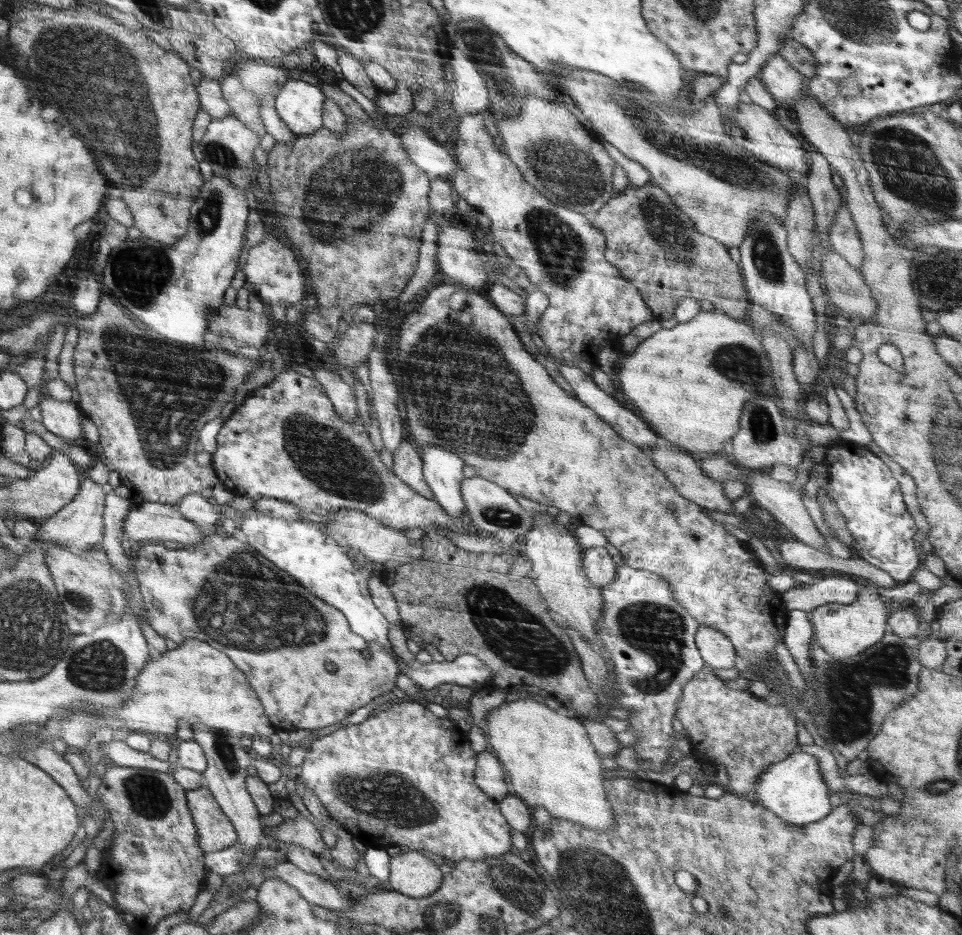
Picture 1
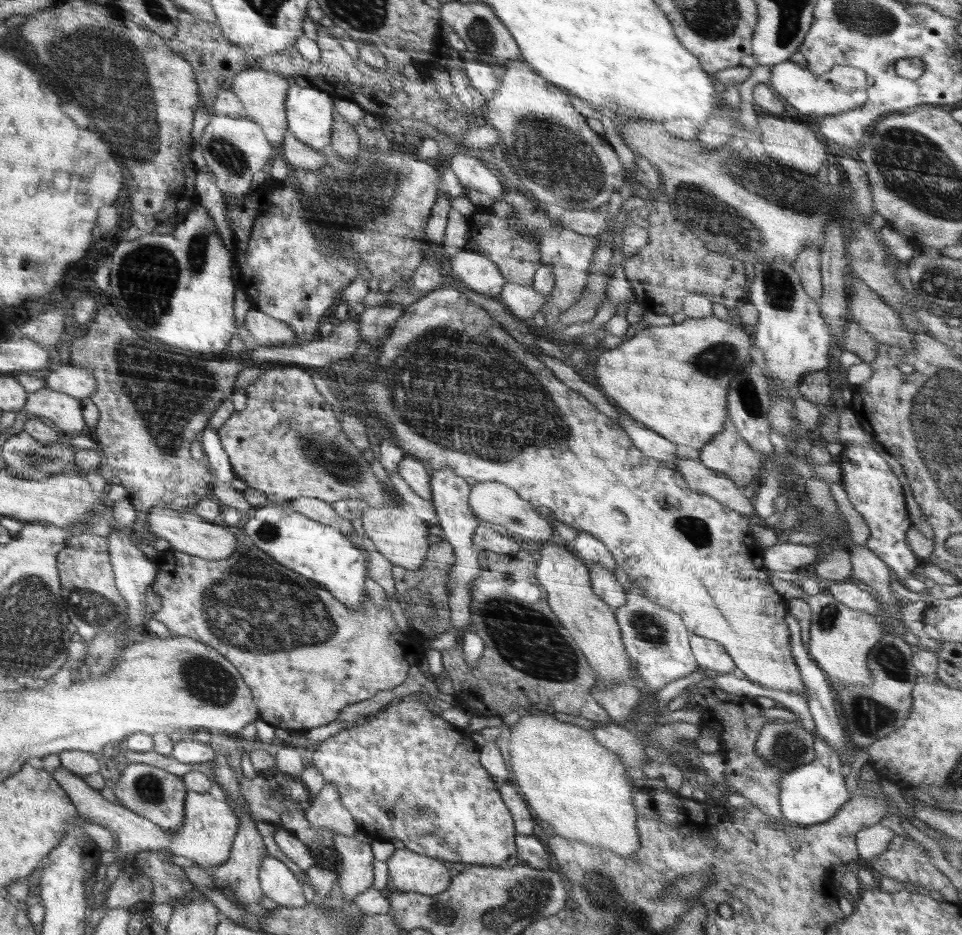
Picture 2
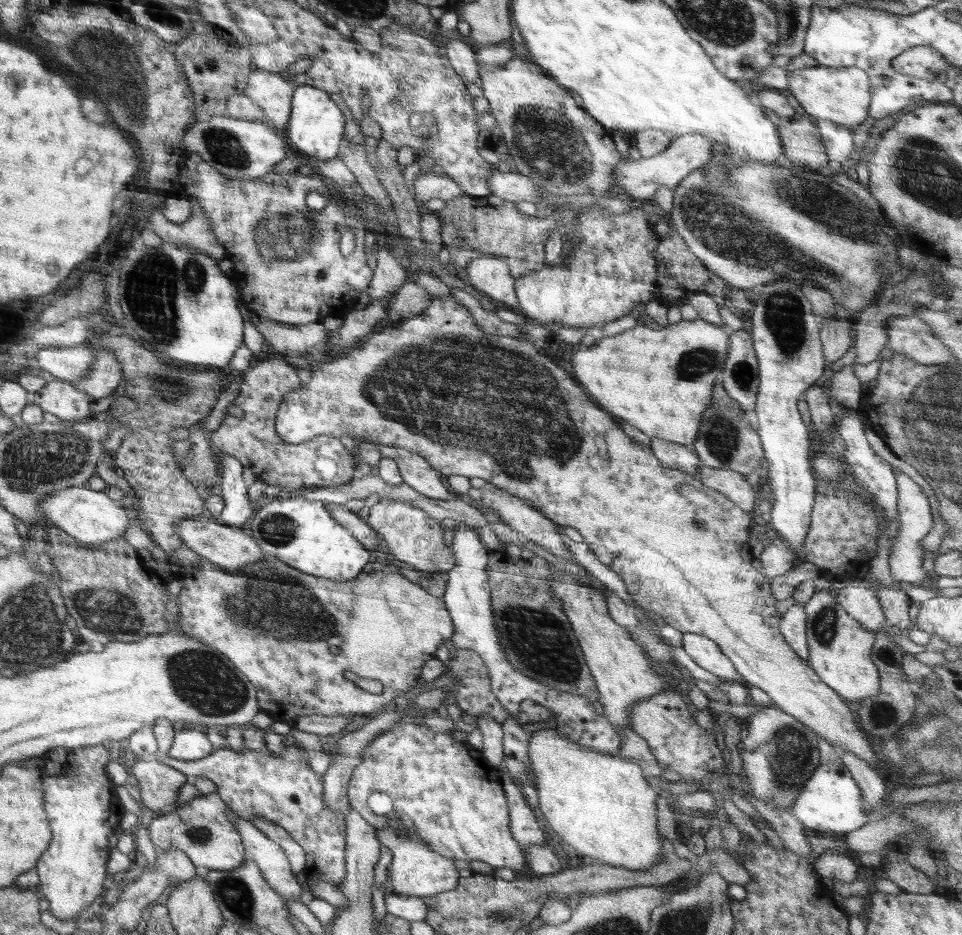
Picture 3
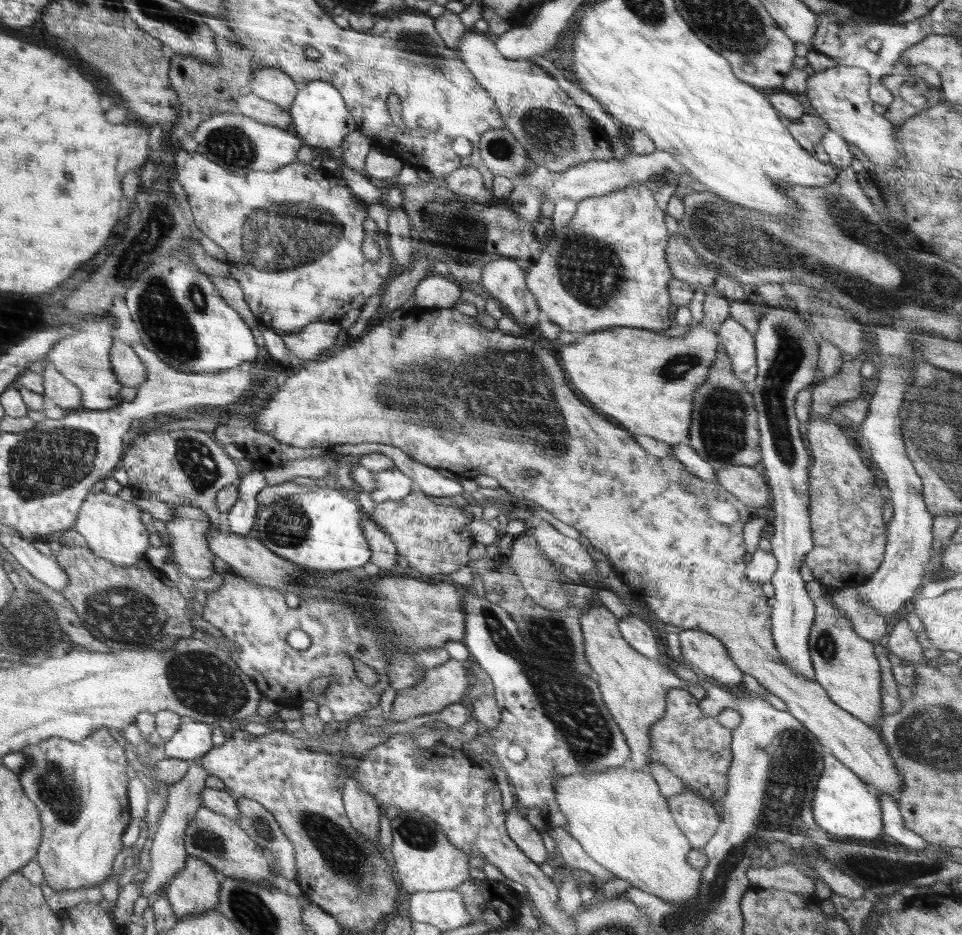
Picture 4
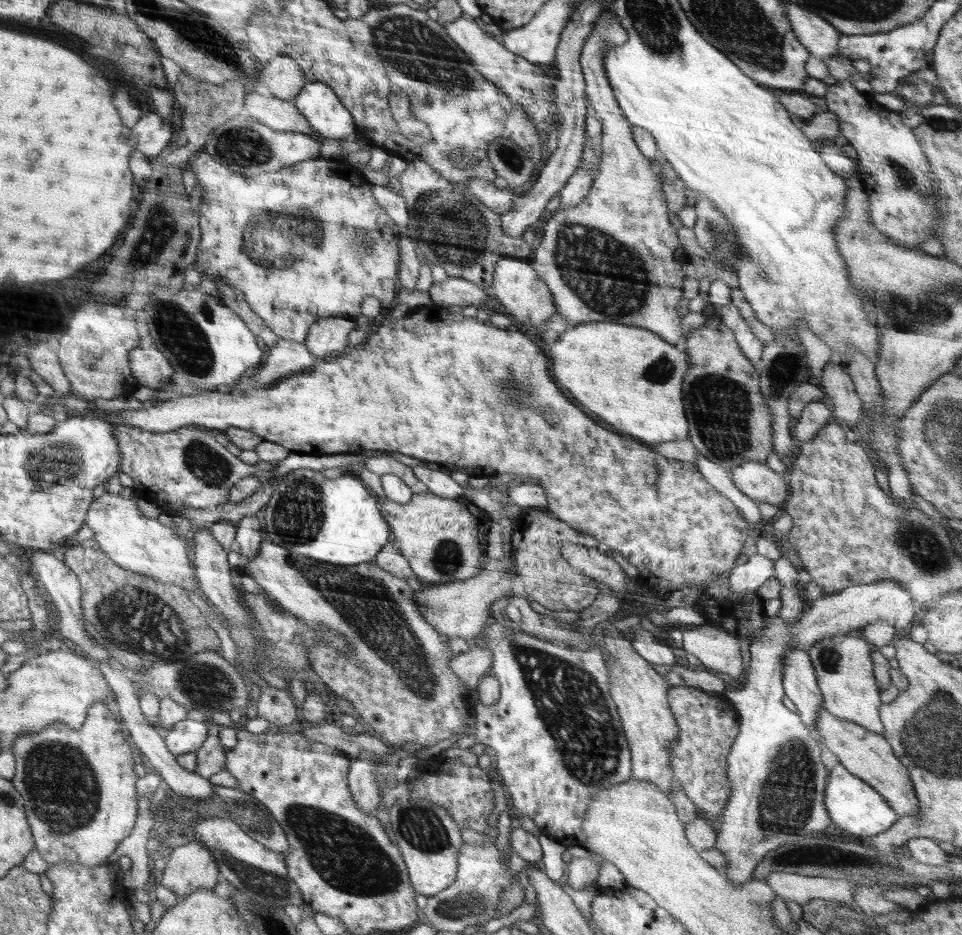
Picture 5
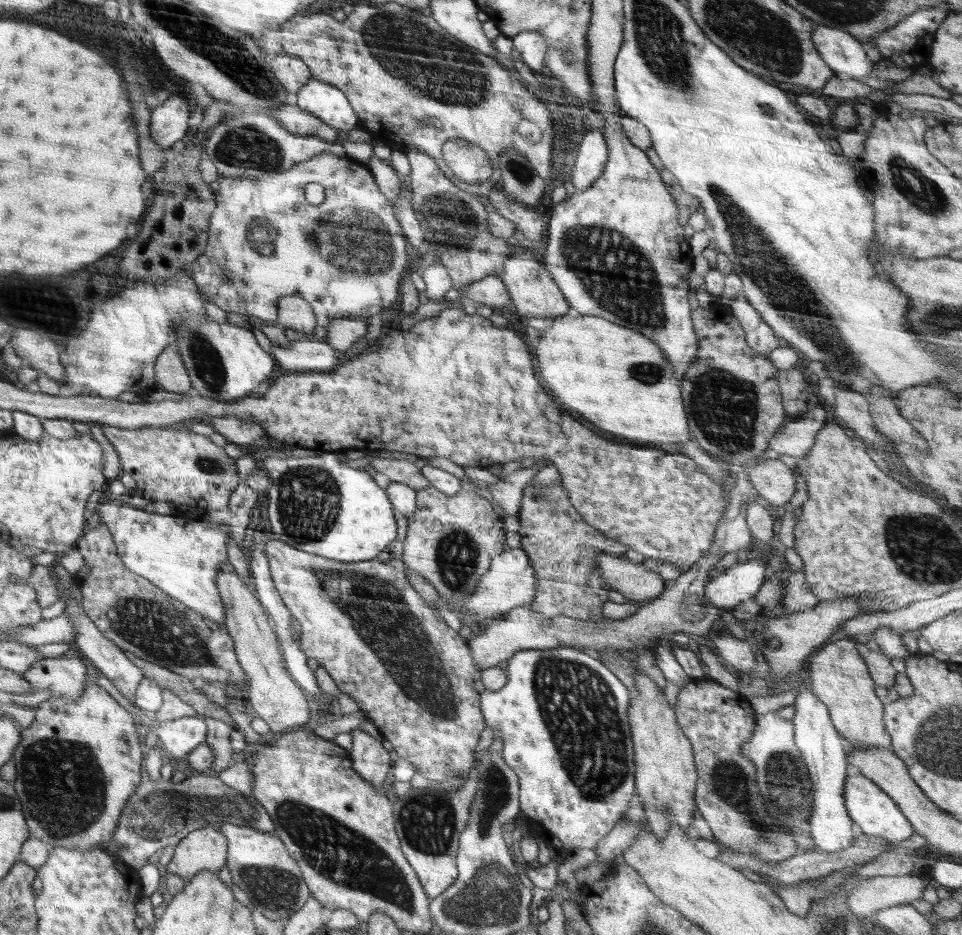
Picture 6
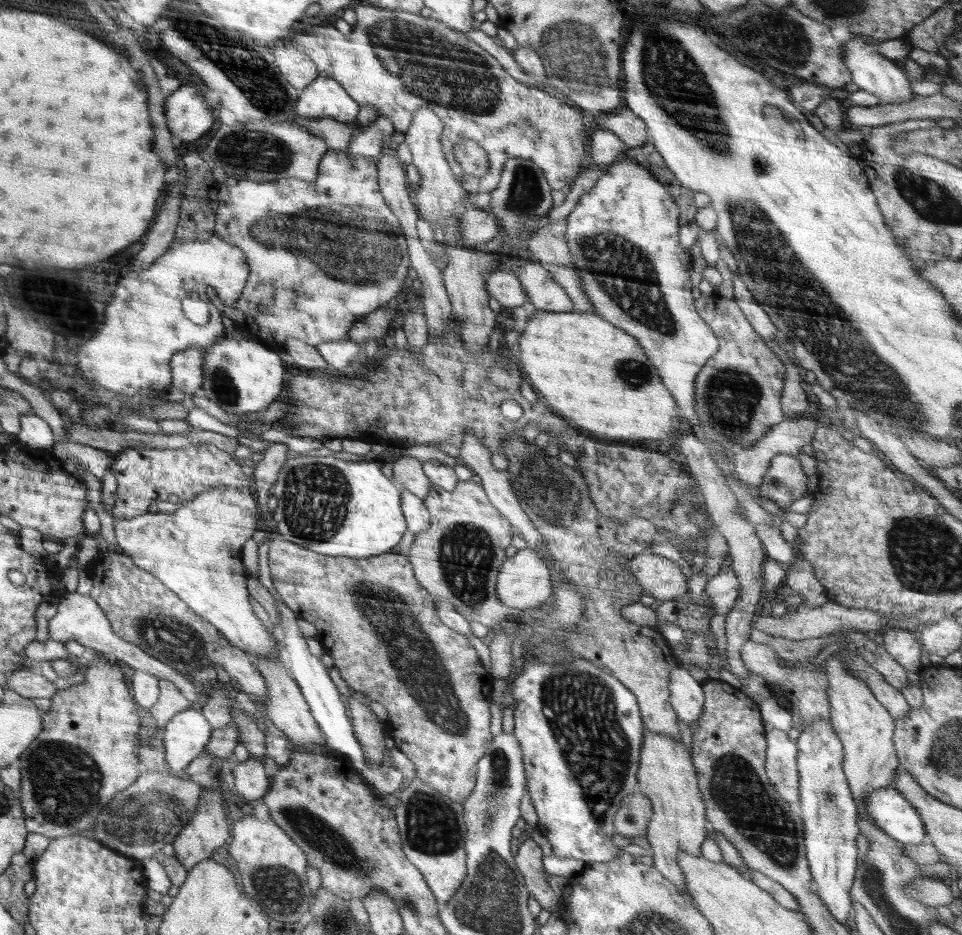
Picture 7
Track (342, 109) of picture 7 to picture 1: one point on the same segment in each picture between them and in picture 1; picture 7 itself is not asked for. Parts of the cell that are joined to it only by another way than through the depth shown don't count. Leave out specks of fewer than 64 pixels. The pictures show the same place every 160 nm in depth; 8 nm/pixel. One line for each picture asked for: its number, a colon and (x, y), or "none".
1: (300, 105)
2: (310, 111)
3: (317, 124)
4: (321, 119)
5: (322, 107)
6: (318, 98)

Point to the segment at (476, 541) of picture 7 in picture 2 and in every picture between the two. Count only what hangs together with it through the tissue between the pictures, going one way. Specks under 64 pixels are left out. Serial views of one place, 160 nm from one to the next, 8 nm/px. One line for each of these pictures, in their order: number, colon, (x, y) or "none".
2: (397, 533)
3: (414, 538)
4: (434, 539)
5: (443, 539)
6: (450, 541)

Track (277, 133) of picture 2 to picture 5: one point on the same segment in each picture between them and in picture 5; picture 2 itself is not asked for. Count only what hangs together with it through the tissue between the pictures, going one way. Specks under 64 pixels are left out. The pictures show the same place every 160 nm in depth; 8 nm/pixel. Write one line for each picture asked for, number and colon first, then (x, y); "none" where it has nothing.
3: (274, 94)
4: (270, 83)
5: (283, 78)

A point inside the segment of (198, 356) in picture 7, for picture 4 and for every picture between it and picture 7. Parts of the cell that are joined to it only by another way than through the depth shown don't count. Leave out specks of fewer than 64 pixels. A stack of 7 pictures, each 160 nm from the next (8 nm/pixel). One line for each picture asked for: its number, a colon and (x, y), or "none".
4: (129, 371)
5: (150, 367)
6: (171, 374)

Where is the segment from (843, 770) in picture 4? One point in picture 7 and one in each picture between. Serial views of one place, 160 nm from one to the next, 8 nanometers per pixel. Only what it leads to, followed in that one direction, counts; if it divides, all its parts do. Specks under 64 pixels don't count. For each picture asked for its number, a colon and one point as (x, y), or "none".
5: (852, 804)
6: (874, 813)
7: (886, 807)

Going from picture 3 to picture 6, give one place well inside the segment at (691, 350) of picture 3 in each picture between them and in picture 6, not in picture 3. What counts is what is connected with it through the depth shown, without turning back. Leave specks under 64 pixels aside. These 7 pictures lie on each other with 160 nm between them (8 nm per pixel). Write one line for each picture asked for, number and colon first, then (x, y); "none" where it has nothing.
4: (644, 380)
5: (630, 377)
6: (616, 378)

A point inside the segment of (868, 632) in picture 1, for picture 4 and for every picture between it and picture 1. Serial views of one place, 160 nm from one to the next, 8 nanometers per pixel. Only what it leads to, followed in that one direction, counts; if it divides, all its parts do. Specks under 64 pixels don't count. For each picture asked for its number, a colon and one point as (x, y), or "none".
2: (840, 638)
3: (839, 647)
4: (845, 665)

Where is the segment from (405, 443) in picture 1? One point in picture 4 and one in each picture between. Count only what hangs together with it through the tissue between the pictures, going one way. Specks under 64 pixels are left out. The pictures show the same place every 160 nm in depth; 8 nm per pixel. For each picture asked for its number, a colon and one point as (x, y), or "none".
2: (416, 473)
3: (415, 471)
4: (433, 482)

